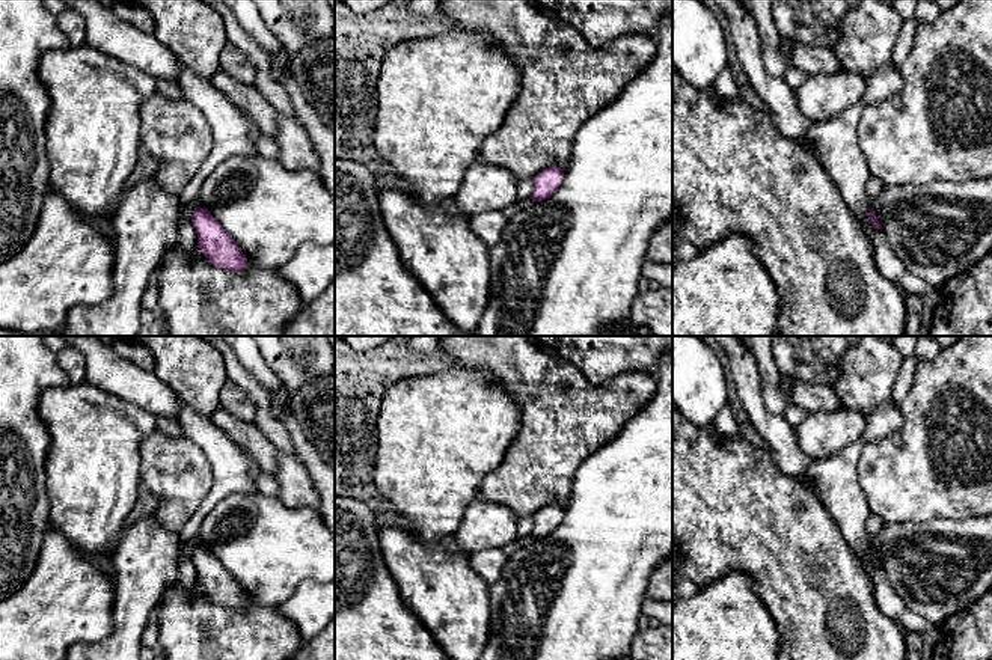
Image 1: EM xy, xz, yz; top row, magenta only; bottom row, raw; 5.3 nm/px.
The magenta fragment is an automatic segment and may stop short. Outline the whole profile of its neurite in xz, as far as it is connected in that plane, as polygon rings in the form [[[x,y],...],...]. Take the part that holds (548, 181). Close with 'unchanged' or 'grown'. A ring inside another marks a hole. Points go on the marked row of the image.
[[[561,167],[543,169],[532,178],[534,191],[531,194],[531,199],[534,202],[549,199],[559,188],[562,179],[564,179],[564,169]]]; unchanged

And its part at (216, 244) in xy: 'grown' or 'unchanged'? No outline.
unchanged

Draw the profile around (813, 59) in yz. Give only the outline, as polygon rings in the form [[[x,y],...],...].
[[[790,41],[787,63],[811,74],[837,74],[843,69],[829,48]]]

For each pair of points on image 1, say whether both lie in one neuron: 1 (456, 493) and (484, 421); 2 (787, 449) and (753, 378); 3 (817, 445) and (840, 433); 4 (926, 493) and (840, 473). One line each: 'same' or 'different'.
1: same
2: same
3: same
4: different

